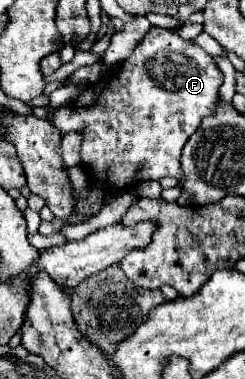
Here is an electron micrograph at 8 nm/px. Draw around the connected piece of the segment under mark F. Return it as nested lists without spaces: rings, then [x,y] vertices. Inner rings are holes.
[[[154,26],[134,48],[130,58],[122,62],[122,66],[110,68],[108,78],[82,88],[78,98],[54,108],[48,116],[48,122],[52,122],[62,136],[66,136],[70,130],[82,136],[80,164],[84,164],[95,187],[118,192],[129,183],[136,183],[136,179],[137,182],[159,181],[163,177],[172,176],[180,180],[182,148],[186,140],[196,132],[202,118],[212,114],[220,86],[222,72],[212,56],[208,56],[192,40],[184,40],[178,32]]]

